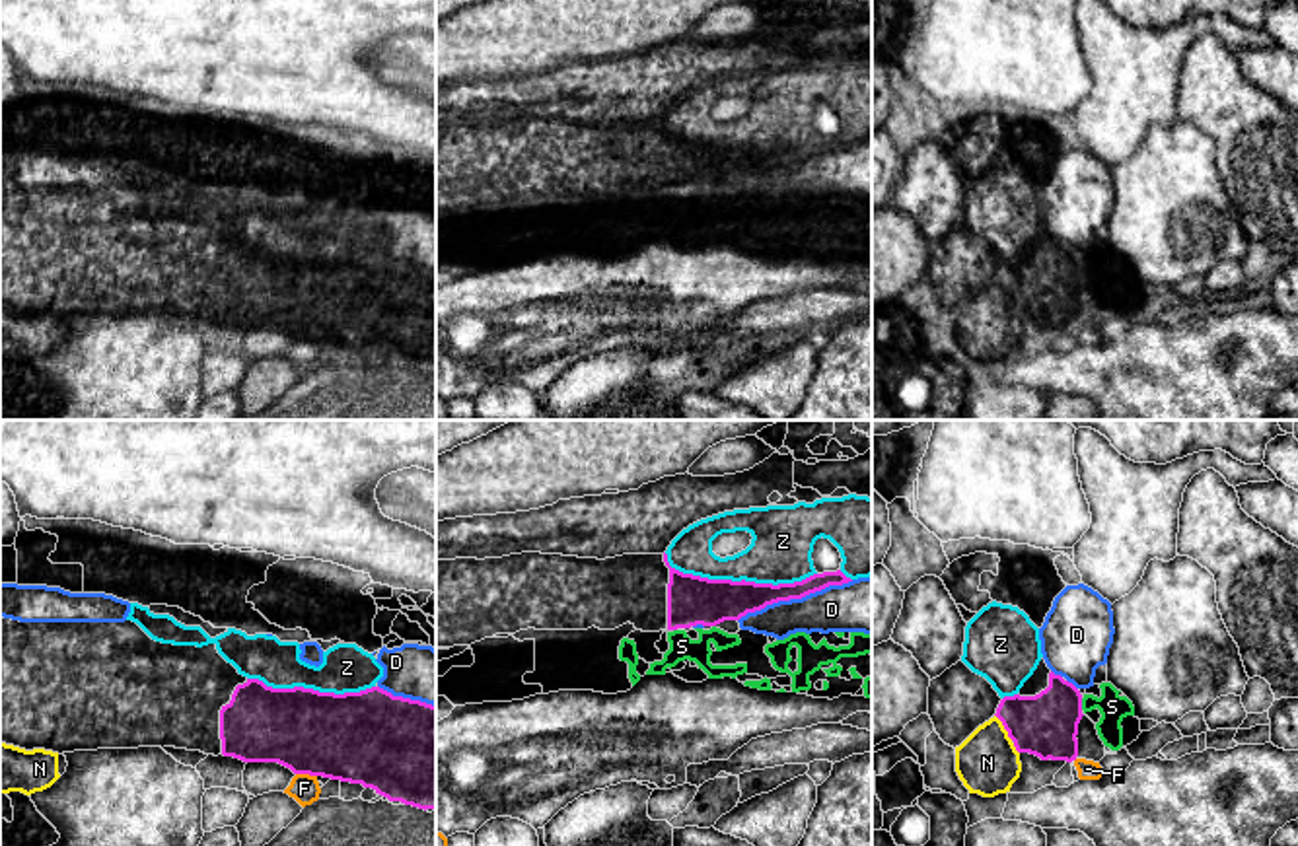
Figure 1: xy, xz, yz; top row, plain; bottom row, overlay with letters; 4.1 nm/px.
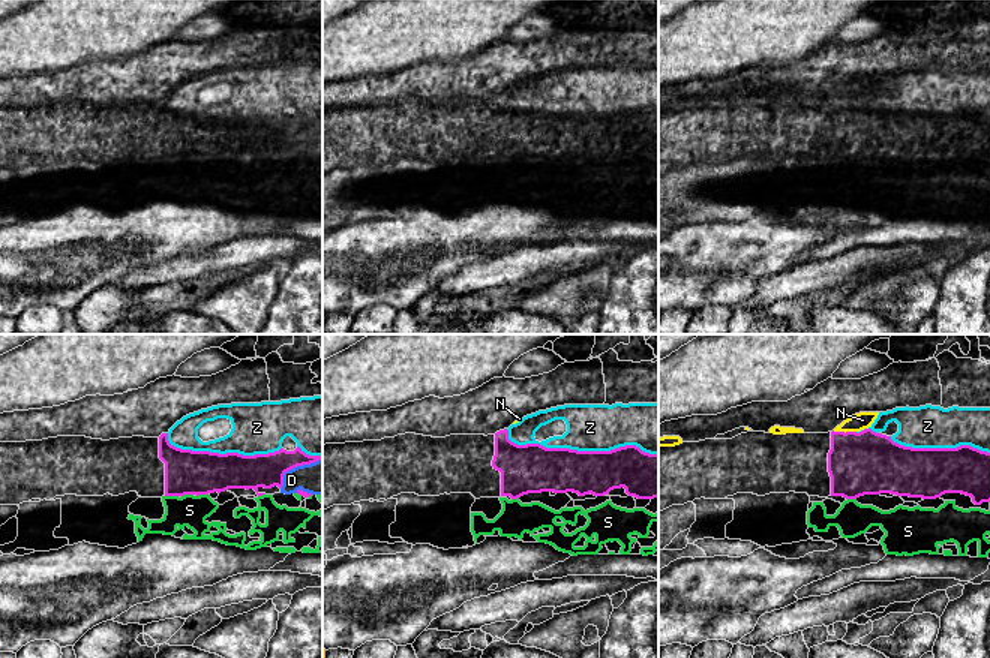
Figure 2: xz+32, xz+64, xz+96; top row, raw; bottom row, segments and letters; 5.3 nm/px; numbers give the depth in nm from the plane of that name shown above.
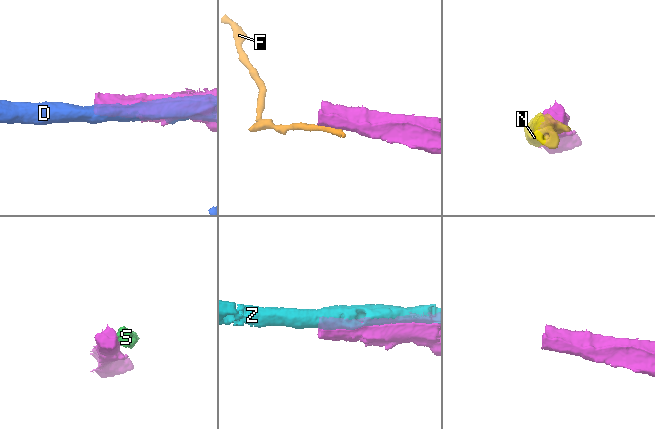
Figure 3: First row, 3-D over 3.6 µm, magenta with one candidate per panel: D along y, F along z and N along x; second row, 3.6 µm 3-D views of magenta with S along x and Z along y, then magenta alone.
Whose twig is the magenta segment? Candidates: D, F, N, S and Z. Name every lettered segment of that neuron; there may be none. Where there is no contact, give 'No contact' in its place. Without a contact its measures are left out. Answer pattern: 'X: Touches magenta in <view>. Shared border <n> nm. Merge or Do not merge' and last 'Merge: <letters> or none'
D: Touches magenta in xz. Shared border 500 nm. Do not merge
F: Touches magenta in xy. Shared border 90 nm. Do not merge
N: Touches magenta in yz. Shared border 130 nm. Do not merge
S: Touches magenta in yz. Shared border 50 nm. Do not merge
Z: Touches magenta in xz. Shared border 650 nm. Do not merge
Merge: none

